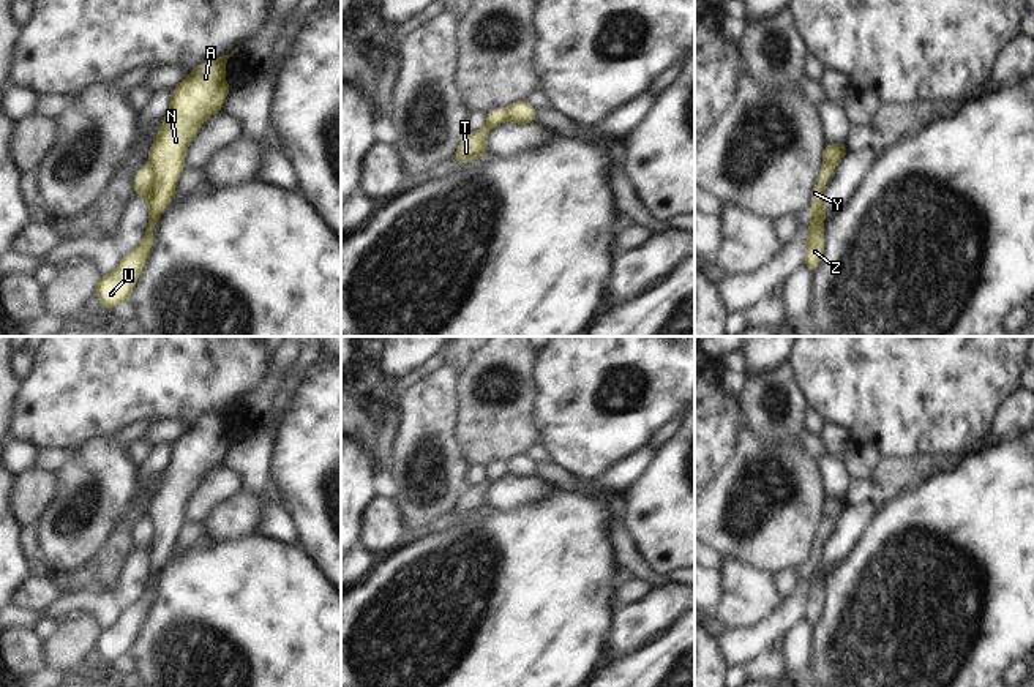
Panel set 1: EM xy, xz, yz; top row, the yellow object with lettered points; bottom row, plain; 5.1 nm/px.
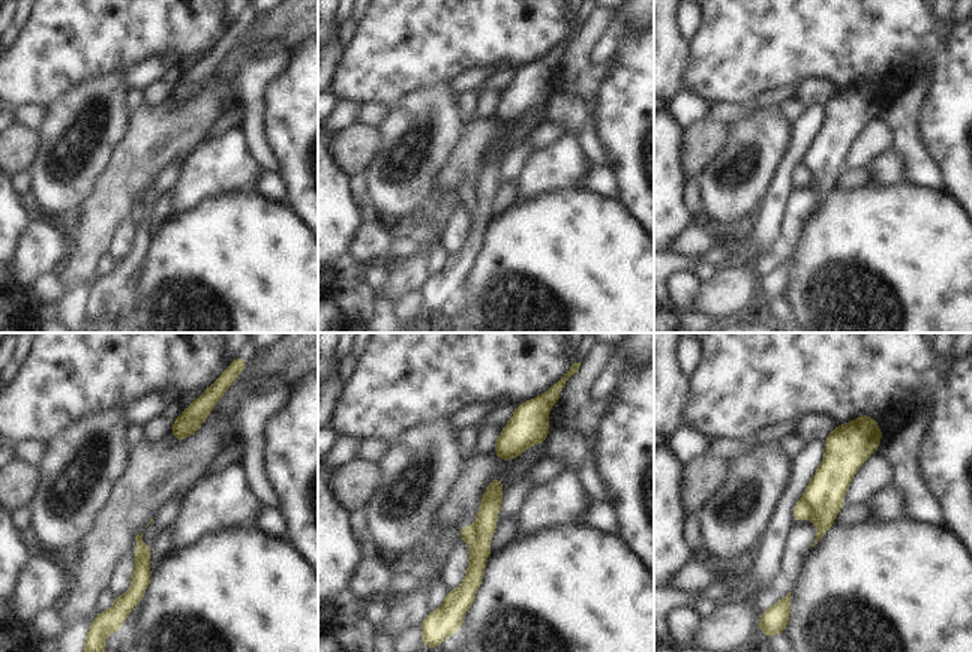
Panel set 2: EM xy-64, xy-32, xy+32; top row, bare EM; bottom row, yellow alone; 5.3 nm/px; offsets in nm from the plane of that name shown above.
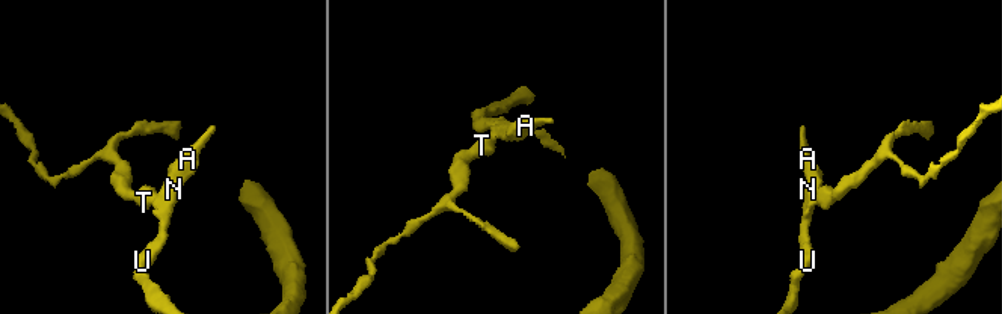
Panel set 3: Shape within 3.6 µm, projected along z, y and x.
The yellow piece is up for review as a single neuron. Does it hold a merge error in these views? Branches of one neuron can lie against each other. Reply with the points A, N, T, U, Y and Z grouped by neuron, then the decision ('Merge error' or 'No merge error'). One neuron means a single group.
Groups: A N U Y Z / T. Merge error.

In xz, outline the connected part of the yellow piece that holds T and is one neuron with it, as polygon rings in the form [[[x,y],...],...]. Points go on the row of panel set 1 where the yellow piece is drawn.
[[[494,109],[491,112],[486,114],[486,125],[478,130],[470,133],[467,137],[464,137],[453,158],[455,161],[466,164],[472,160],[478,160],[488,155],[486,152],[486,134],[497,126],[499,123],[504,122],[504,114],[500,109]]]

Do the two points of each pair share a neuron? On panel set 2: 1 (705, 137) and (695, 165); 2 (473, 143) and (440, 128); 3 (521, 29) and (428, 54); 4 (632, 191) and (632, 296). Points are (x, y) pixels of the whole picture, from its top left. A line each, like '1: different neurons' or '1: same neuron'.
1: same neuron
2: different neurons
3: same neuron
4: different neurons

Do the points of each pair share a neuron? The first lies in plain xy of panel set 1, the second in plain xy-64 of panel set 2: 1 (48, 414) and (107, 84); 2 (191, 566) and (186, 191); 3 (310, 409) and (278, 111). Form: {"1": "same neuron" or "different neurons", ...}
{"1": "different neurons", "2": "different neurons", "3": "same neuron"}

